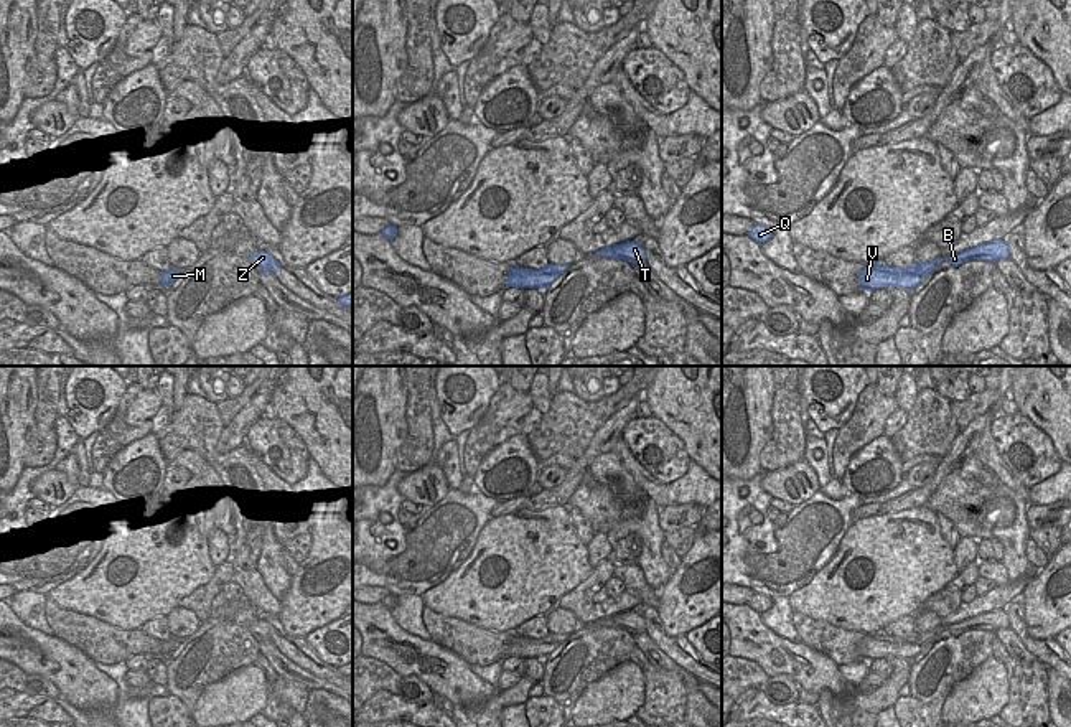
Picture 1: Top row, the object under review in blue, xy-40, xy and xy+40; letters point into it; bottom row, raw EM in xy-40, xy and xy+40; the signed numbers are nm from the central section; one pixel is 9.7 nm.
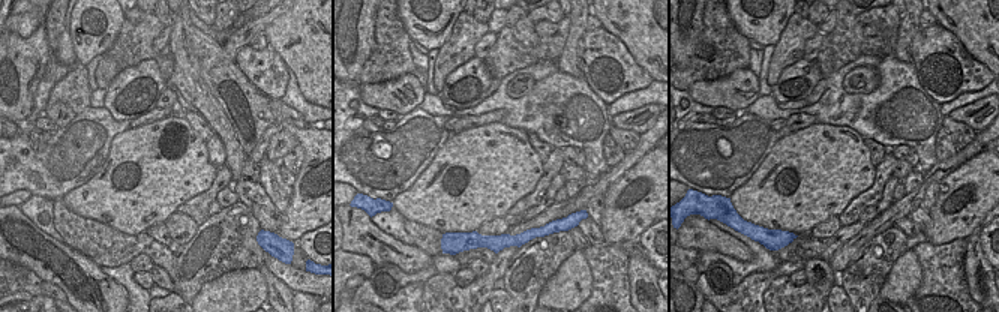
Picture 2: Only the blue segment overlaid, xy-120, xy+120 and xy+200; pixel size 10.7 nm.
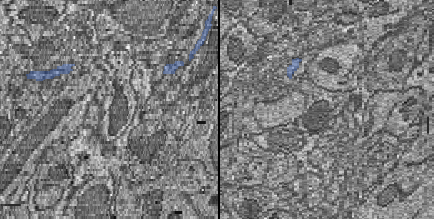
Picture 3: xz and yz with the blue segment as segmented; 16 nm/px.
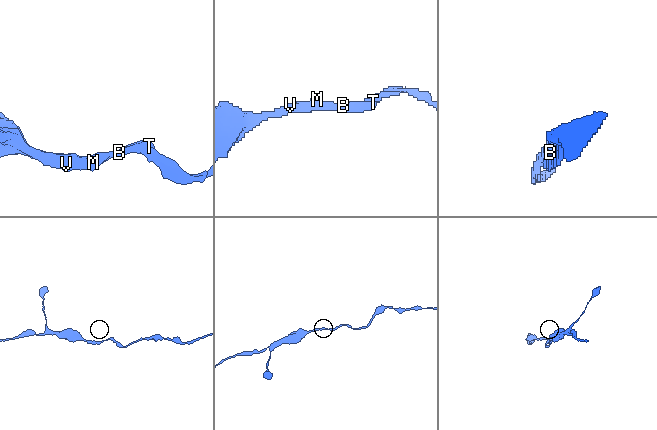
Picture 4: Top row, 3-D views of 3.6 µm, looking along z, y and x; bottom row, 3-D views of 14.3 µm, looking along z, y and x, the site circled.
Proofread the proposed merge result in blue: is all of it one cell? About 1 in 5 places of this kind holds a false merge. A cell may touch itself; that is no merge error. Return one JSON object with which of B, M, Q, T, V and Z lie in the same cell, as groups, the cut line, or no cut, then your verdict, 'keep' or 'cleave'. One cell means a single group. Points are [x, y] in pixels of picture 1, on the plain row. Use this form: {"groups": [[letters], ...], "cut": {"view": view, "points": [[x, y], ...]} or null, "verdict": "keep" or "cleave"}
{"groups": [["B", "M", "Q", "T", "V", "Z"]], "cut": null, "verdict": "keep"}

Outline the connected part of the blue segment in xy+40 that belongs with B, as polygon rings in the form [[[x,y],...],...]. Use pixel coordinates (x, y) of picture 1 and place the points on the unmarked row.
[[[992,610],[972,618],[967,618],[961,623],[947,625],[944,628],[936,628],[931,631],[914,631],[906,638],[888,636],[883,631],[865,635],[858,643],[858,653],[862,659],[873,661],[877,658],[898,656],[913,659],[918,656],[942,630],[947,630],[951,635],[957,636],[967,630],[987,630],[997,631],[1010,628],[1008,615],[1005,610]]]

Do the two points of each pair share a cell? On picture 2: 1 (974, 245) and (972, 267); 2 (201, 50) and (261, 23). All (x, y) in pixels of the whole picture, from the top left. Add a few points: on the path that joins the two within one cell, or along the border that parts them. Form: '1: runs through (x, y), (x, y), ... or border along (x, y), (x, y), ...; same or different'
1: runs through (974, 251), (974, 261); same
2: border along (221, 45), (224, 53), (233, 60); different

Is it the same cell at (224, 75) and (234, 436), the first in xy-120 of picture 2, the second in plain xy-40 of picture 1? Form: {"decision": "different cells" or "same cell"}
{"decision": "different cells"}

